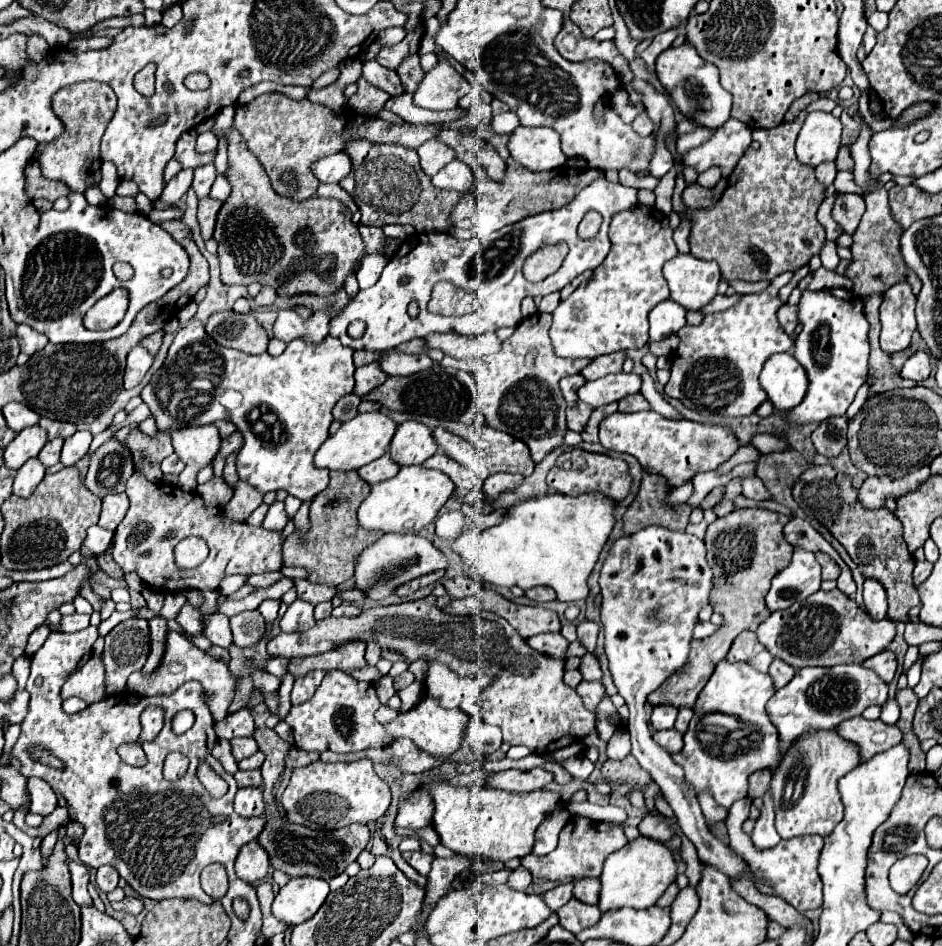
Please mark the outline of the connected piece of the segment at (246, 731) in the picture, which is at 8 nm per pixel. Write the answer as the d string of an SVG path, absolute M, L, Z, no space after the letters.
M240 708L238 712L230 714L226 720L216 722L214 730L220 738L226 738L226 740L232 740L232 738L238 738L238 736L252 736L254 718L252 718L248 708Z

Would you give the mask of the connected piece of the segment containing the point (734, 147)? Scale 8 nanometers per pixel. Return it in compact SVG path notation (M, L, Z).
M730 118L722 128L718 128L710 140L698 148L688 150L682 156L684 166L692 166L698 174L706 172L712 166L718 166L722 178L728 178L736 168L738 160L744 156L752 142L752 130L740 120Z

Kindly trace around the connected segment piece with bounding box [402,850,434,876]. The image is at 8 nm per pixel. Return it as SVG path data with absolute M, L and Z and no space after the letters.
M402 852L402 858L414 868L414 870L418 870L422 876L428 876L428 872L430 872L430 864L432 864L432 860L434 860L434 856L432 854L426 854L426 852Z

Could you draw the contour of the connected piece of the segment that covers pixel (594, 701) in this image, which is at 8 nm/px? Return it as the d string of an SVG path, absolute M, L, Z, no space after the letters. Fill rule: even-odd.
M582 680L582 682L578 684L576 692L578 692L578 696L580 696L582 702L584 702L584 706L586 706L590 712L594 712L596 706L598 706L598 702L604 698L604 686L602 686L602 682L586 682L586 680Z

